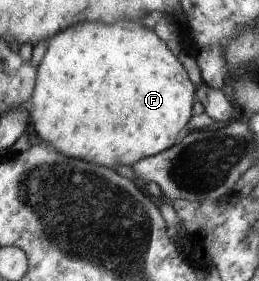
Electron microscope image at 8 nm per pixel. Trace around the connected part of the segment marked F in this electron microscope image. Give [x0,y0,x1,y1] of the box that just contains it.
[29,20,194,168]

